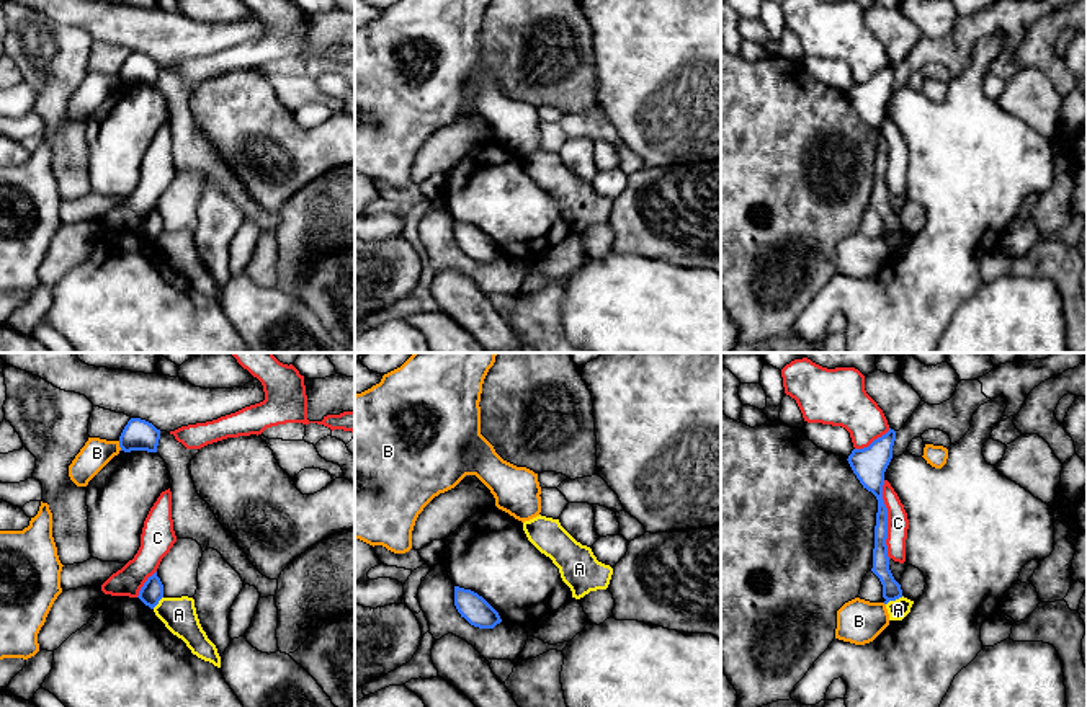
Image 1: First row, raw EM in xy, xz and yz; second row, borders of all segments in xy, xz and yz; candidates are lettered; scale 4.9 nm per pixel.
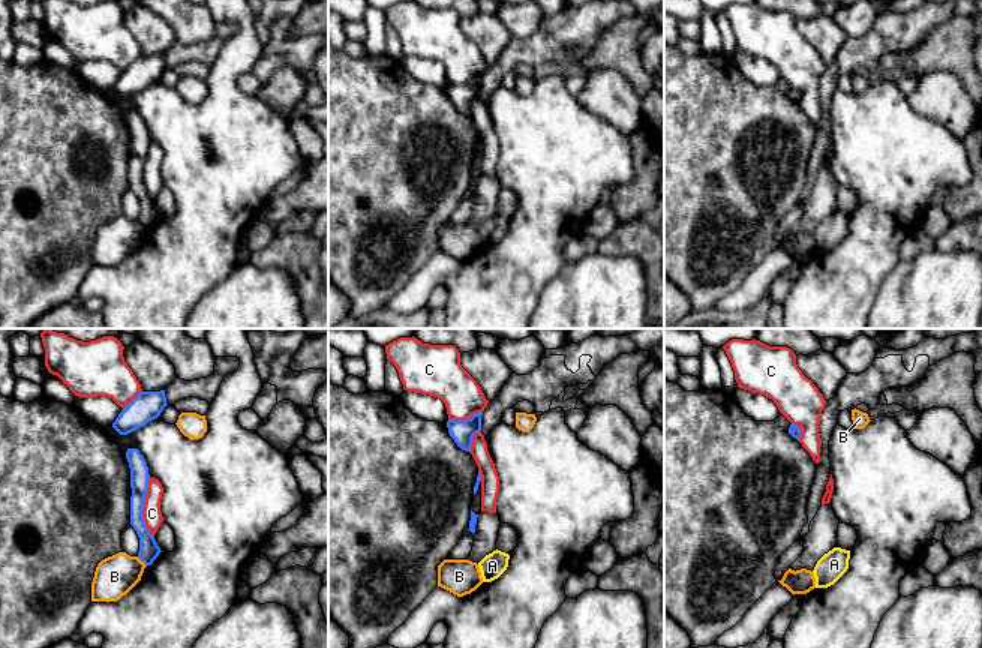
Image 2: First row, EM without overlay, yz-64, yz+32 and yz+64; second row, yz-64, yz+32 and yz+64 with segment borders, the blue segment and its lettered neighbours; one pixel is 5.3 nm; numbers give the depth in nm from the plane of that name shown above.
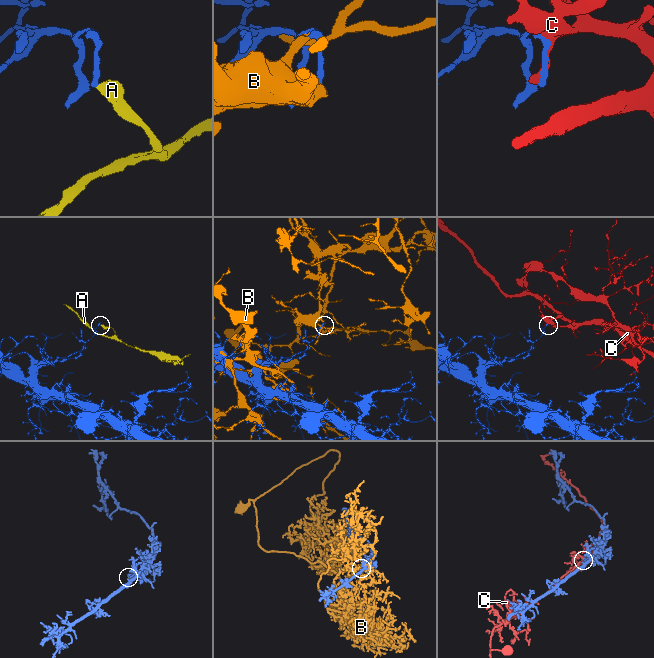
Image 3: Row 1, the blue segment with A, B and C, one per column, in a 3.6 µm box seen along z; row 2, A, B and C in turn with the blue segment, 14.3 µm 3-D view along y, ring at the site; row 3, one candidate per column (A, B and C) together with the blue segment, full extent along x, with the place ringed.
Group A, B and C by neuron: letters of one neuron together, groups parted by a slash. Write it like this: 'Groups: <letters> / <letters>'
Groups: A / B / C

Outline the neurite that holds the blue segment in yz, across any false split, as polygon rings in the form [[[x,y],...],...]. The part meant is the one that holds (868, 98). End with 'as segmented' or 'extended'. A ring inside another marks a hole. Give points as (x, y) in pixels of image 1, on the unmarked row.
[[[889,62],[886,69],[875,73],[868,82],[853,83],[848,90],[848,98],[868,126],[878,134],[876,160],[875,160],[875,183],[871,206],[883,219],[884,238],[902,232],[901,219],[894,214],[889,204],[888,191],[888,142],[883,134],[884,106],[892,93],[892,80],[896,65]]]; as segmented

